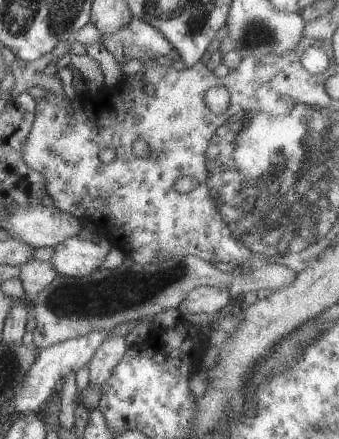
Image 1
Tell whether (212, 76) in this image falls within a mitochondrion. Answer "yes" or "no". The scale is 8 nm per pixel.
no

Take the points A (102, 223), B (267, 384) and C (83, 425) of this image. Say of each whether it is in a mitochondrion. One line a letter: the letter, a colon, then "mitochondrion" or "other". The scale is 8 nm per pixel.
A: other
B: mitochondrion
C: other

